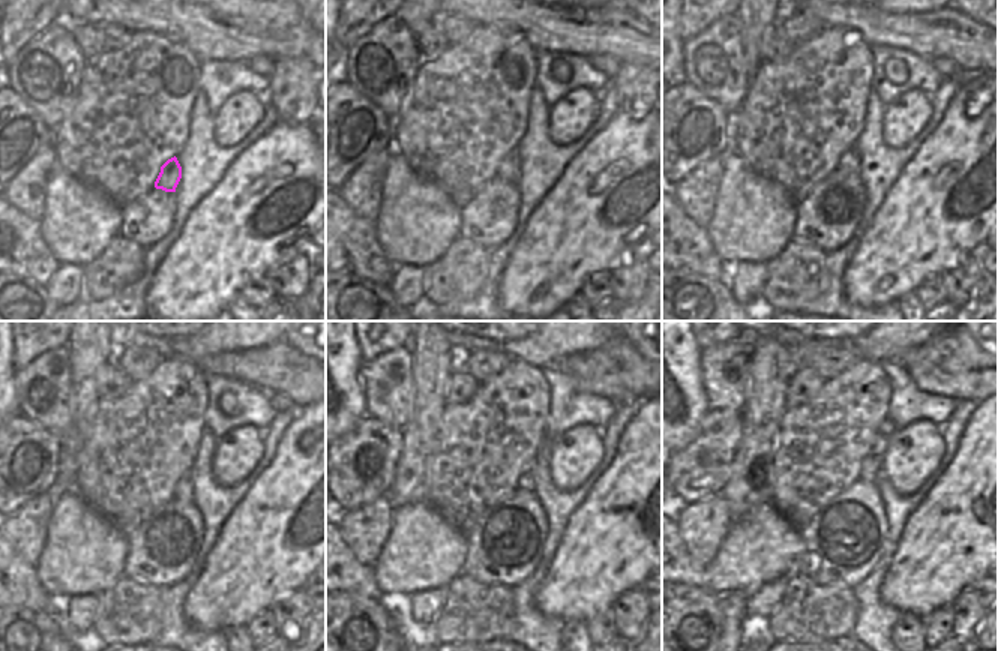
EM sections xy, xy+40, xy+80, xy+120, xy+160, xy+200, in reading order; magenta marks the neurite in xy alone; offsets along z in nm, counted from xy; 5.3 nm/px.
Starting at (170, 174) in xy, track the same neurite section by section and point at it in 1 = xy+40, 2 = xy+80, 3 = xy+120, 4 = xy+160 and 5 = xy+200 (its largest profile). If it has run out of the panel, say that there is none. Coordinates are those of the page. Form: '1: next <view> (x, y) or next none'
1: next xy+40 (509, 168)
2: next xy+80 (850, 161)
3: next xy+120 (183, 491)
4: next xy+160 (526, 482)
5: next xy+200 (871, 467)

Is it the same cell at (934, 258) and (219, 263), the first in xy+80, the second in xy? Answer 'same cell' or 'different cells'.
same cell

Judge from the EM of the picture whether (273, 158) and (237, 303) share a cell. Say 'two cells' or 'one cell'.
two cells

